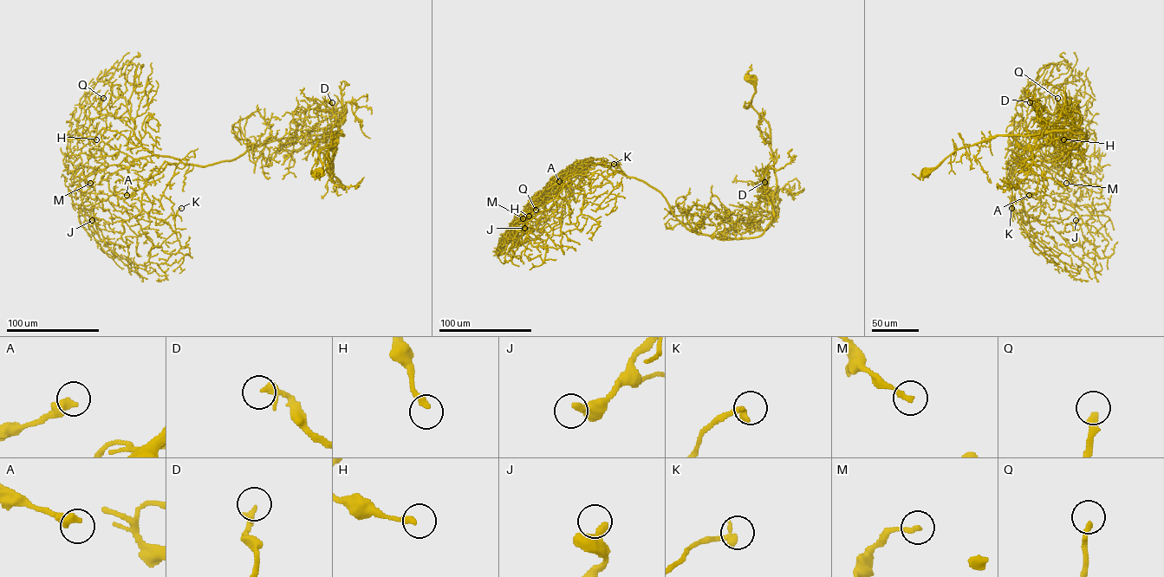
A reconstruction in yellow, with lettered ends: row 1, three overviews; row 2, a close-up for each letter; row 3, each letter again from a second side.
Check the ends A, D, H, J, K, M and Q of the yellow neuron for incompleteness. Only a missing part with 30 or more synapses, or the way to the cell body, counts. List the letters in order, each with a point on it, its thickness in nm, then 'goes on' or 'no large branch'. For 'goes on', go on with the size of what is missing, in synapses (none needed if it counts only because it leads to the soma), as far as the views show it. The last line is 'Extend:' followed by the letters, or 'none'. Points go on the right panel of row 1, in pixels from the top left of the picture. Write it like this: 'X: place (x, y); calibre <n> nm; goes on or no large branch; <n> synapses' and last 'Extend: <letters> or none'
A: place (1029, 195); calibre 500 nm; no large branch
D: place (1030, 102); calibre 280 nm; no large branch
H: place (1063, 139); calibre 280 nm; no large branch
J: place (1076, 220); calibre 480 nm; no large branch
K: place (1011, 208); calibre 360 nm; no large branch
M: place (1066, 183); calibre 220 nm; no large branch
Q: place (1057, 98); calibre 280 nm; goes on; 40 synapses
Extend: Q

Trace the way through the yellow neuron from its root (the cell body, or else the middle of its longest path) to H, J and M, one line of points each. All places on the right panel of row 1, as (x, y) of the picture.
H: (924, 171), (998, 135), (1086, 135), (1066, 153), (1028, 165), (1011, 155), (1033, 131), (1052, 129), (1063, 139)
J: (924, 171), (998, 135), (1083, 133), (1062, 155), (1011, 165), (1028, 196), (1068, 204), (1076, 220)
M: (924, 171), (998, 135), (1083, 133), (1056, 157), (1025, 165), (1011, 155), (1066, 183)

